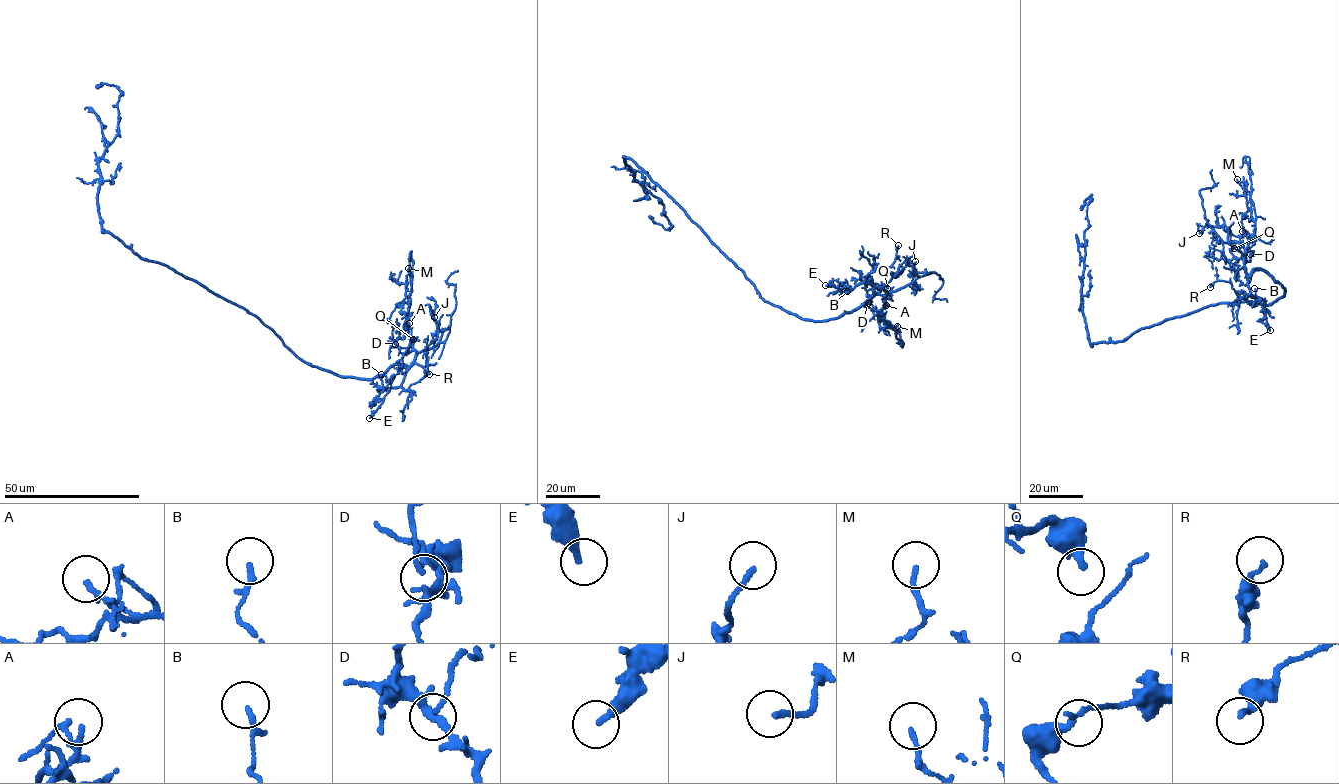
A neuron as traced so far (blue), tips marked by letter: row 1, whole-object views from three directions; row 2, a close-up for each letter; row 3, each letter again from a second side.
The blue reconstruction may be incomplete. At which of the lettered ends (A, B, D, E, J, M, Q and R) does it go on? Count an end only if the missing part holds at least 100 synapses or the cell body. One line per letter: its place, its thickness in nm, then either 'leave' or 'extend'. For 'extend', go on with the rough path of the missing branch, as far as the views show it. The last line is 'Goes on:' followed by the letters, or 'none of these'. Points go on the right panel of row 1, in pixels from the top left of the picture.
A: place (1242, 231); calibre 170 nm; leave
B: place (1254, 288); calibre 150 nm; leave
D: place (1250, 254); calibre 130 nm; leave
E: place (1270, 330); calibre 280 nm; leave
J: place (1199, 233); calibre 170 nm; leave
M: place (1237, 179); calibre 150 nm; leave
Q: place (1234, 248); calibre 220 nm; leave
R: place (1210, 287); calibre 140 nm; leave
Goes on: none of these

